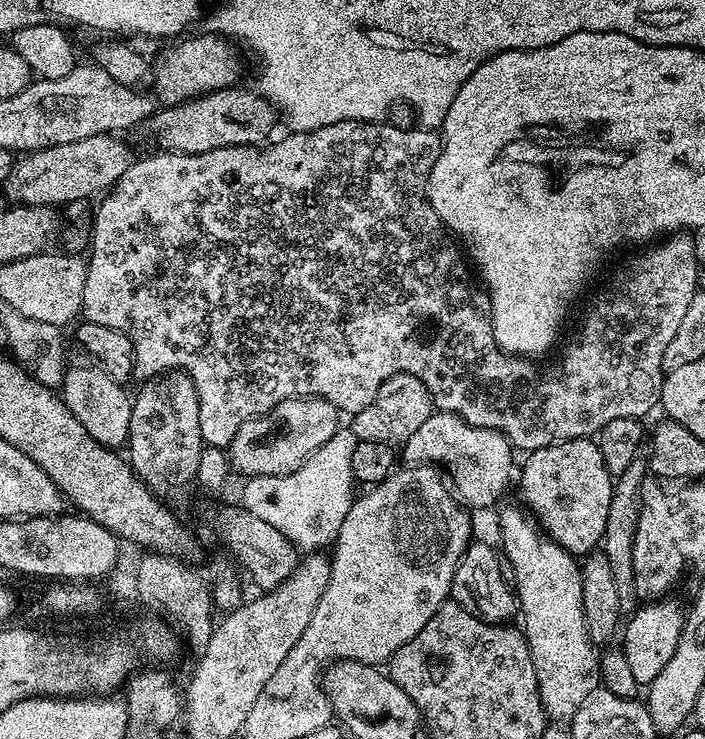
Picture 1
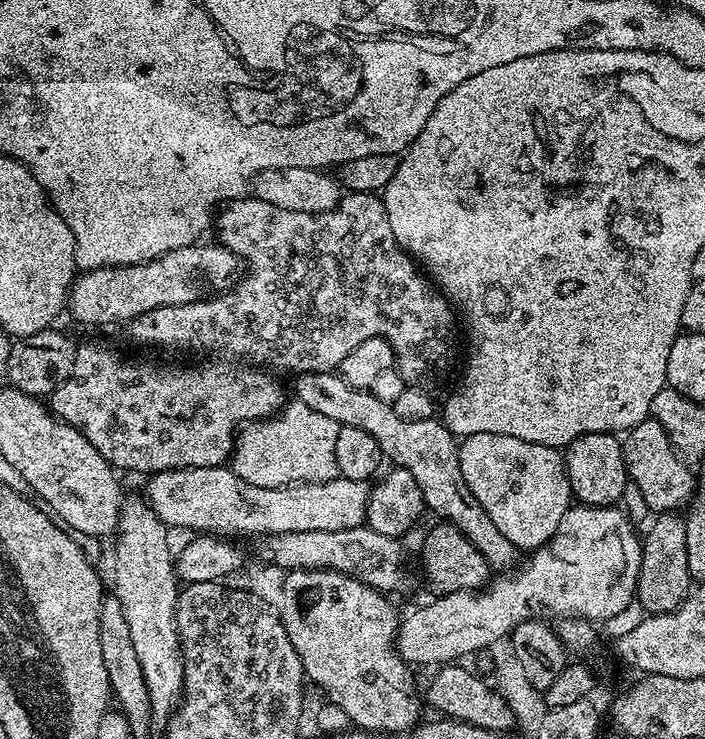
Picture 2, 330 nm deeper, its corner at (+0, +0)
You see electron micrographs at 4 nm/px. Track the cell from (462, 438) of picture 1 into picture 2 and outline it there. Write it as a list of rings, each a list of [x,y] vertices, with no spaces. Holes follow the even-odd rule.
[[[231,467],[218,468],[179,468],[154,472],[147,477],[148,492],[146,499],[154,514],[169,529],[193,528],[196,534],[211,530],[216,534],[232,534],[228,532],[246,532],[250,538],[268,536],[269,533],[309,532],[310,530],[346,530],[358,528],[365,523],[368,515],[369,485],[362,480],[346,480],[337,478],[323,480],[317,484],[285,484],[283,488],[267,488],[254,486],[232,471]]]

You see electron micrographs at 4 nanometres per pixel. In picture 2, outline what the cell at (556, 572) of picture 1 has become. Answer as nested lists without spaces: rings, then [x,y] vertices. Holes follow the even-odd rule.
[[[474,434],[463,437],[460,465],[462,478],[466,478],[466,486],[470,486],[470,494],[478,498],[482,510],[490,514],[490,522],[494,522],[494,526],[498,526],[498,530],[502,530],[502,534],[506,534],[508,541],[518,550],[541,548],[558,530],[558,524],[574,500],[563,455],[550,446],[538,446],[534,442],[502,434]]]

